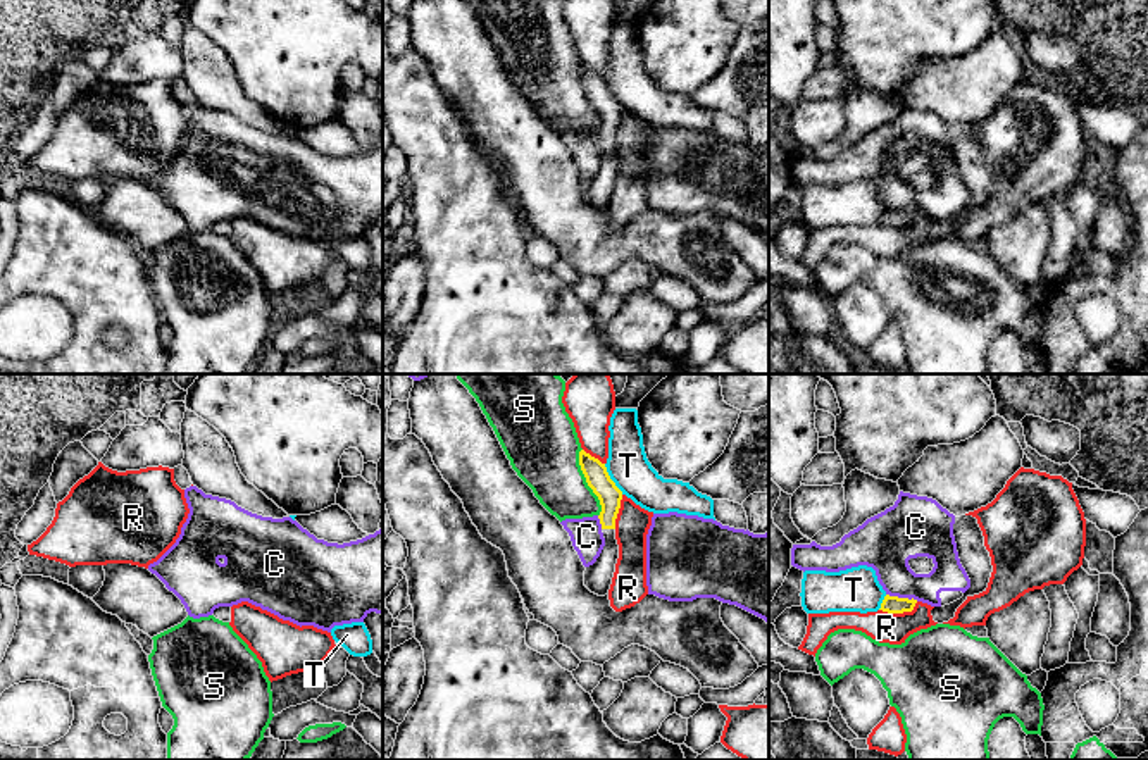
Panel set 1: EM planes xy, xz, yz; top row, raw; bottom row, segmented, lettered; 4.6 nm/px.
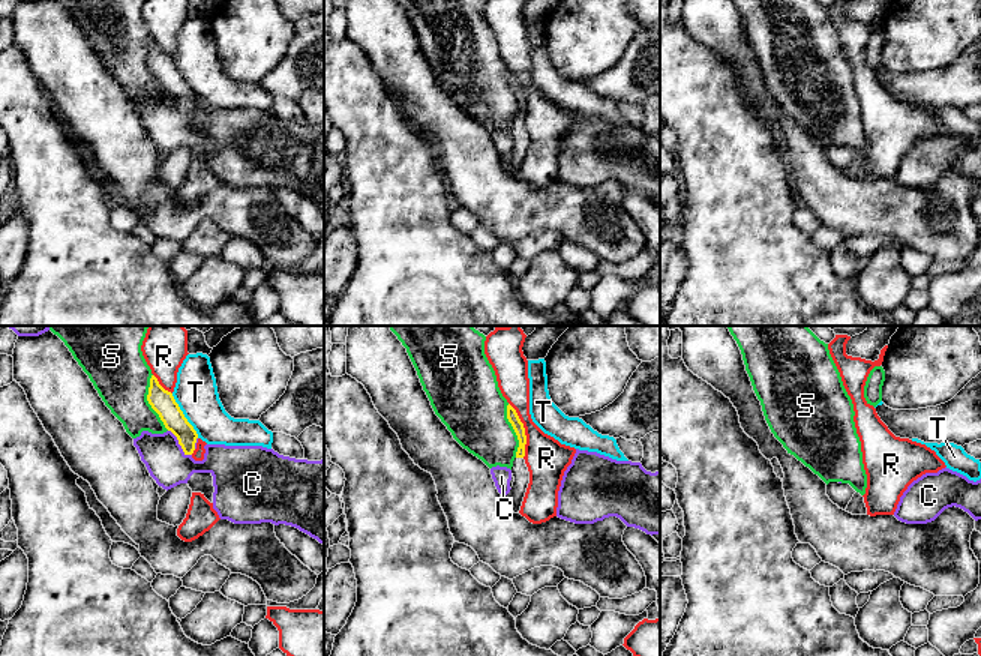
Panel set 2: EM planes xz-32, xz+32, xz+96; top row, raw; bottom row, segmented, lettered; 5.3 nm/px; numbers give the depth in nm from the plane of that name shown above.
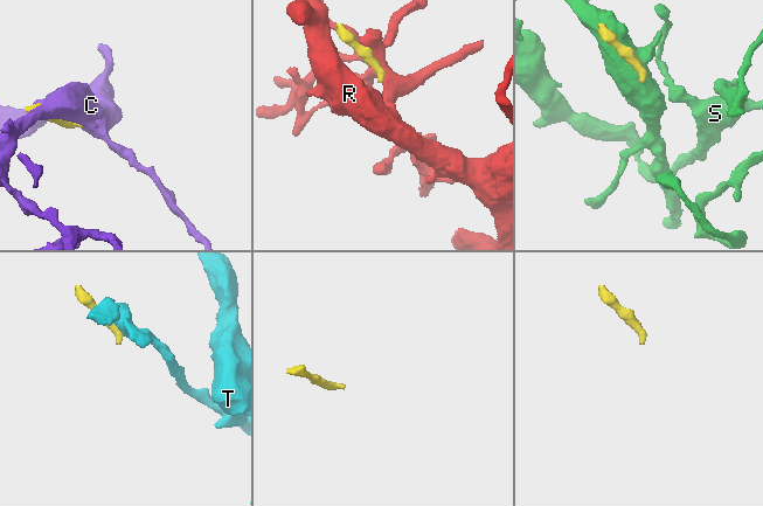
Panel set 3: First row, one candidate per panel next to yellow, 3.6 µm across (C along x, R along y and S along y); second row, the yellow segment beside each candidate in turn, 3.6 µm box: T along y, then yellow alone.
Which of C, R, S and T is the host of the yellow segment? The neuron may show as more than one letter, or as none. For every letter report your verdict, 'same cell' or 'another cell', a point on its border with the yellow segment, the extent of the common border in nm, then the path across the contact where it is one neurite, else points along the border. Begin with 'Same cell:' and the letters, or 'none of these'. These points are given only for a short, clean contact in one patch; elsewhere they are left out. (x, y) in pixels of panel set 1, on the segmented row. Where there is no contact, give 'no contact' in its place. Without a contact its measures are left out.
Same cell: none of these
C: another cell | yz (902, 598) | 160 nm
R: another cell | yz (898, 612) | 190 nm
S: another cell | xz (586, 481) | 340 nm
T: another cell | xz (611, 479) | 170 nm | along xz (604, 464), (609, 478), (623, 493)

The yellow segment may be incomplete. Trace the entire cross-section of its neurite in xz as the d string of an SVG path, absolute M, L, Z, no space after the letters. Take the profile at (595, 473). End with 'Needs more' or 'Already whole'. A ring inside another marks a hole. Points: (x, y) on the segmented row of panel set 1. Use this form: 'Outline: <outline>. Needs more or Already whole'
Outline: M584 450L579 452L579 465L588 486L598 496L602 512L598 515L605 546L596 562L584 570L584 586L598 595L608 595L615 564L619 558L619 545L615 539L615 519L621 508L622 491L610 479L605 464L591 457Z. Needs more

